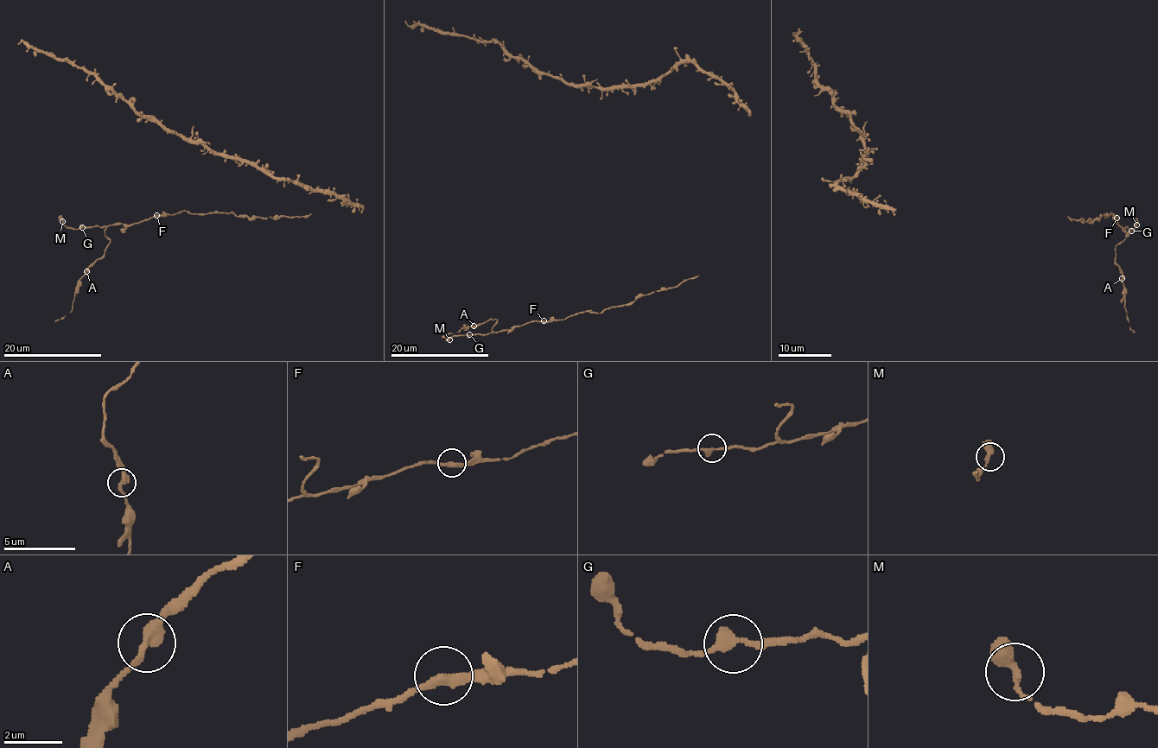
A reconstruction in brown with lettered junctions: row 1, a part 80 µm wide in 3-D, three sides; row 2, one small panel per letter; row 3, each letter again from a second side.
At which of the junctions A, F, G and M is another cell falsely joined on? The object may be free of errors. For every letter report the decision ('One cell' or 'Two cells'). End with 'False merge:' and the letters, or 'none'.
A: One cell
F: One cell
G: One cell
M: One cell
False merge: none

